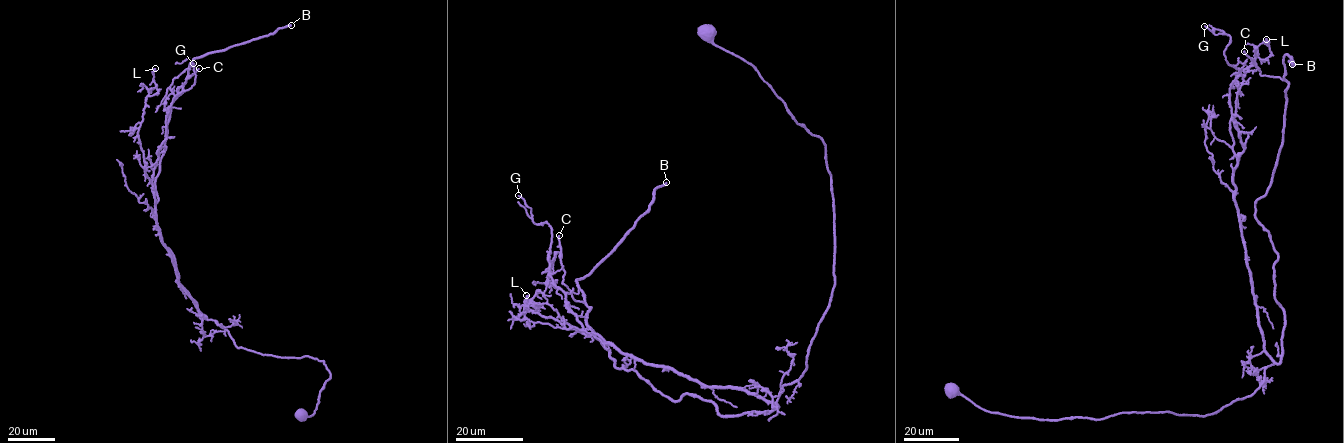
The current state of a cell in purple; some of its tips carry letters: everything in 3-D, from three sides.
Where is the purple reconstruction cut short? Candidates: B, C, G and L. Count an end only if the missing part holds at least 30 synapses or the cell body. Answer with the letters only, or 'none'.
B

